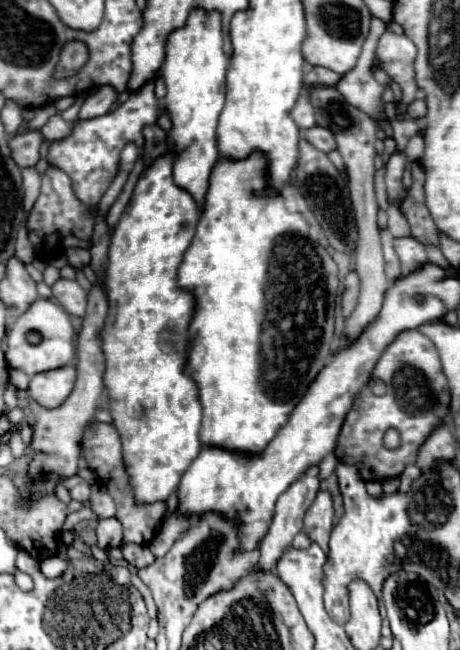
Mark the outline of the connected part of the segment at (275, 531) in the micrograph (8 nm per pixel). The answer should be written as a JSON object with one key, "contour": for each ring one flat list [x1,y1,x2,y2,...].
{"contour":[[313,465,305,471,305,475,301,479,297,479,279,499,277,499,277,505,275,505,275,515,273,515,273,521,269,525,269,533,265,535,263,543,261,543,261,557,259,557,259,563,257,567,259,569,275,569,275,563,277,559,281,557,283,549,291,545,293,537,301,531,303,527,303,515,307,511,307,507,313,503,317,491,319,491,319,467]]}

